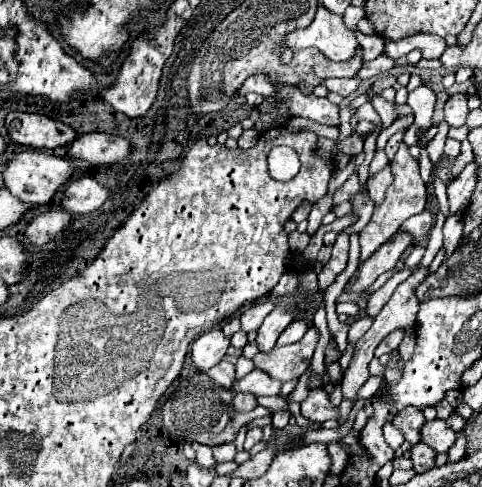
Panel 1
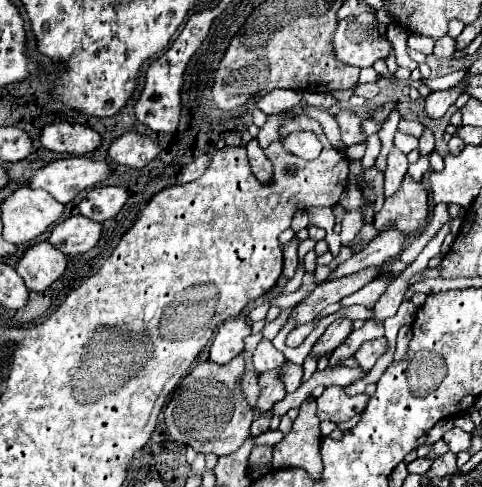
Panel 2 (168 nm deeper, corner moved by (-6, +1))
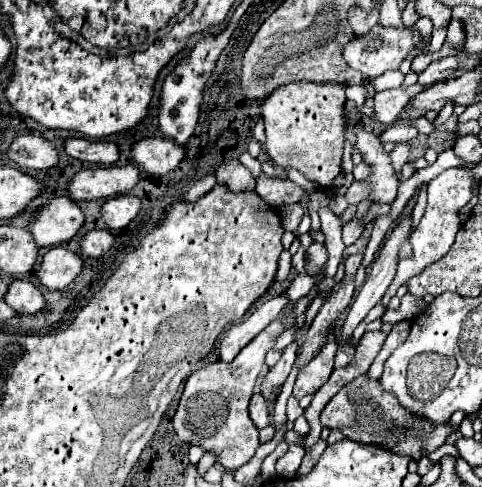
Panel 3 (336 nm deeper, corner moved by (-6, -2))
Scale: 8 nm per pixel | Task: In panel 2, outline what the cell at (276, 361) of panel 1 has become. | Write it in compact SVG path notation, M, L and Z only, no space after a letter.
M336 319L332 325L326 327L324 335L314 343L310 355L318 357L318 359L328 355L328 351L336 349L350 335L350 325L352 325L350 319Z

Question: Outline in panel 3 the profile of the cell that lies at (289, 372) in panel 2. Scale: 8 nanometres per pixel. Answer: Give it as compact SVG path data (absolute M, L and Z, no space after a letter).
M328 338L326 346L308 362L306 368L300 370L296 384L294 384L296 400L320 390L320 386L328 380L328 376L334 370L334 354L336 354L336 342L334 342L334 338Z

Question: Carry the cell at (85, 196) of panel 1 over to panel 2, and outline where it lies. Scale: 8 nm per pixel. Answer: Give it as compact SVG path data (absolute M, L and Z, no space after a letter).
M100 185L88 191L88 195L78 203L78 209L84 217L102 223L116 217L126 199L128 199L126 189L114 185Z

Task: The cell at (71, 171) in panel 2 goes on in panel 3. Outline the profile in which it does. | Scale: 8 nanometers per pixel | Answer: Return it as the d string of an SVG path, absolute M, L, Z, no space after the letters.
M136 164L80 170L68 186L72 200L98 200L130 192L140 180Z

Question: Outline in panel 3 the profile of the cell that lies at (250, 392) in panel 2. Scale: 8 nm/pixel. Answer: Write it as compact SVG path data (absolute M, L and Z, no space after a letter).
M254 394L250 400L250 418L254 422L254 426L266 428L270 424L270 414L268 414L268 402L262 398L262 394Z

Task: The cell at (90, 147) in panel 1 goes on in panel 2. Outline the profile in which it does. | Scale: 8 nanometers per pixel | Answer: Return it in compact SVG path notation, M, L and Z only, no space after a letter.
M124 133L122 137L112 141L108 149L108 157L116 165L128 165L128 167L142 169L148 161L152 161L158 155L158 151L160 147L148 135Z

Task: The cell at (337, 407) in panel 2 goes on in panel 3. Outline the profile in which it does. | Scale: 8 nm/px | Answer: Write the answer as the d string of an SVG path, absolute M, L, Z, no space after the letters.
M368 374L358 376L354 382L344 386L322 410L322 426L330 430L340 430L346 438L358 440L362 444L380 444L380 448L388 448L390 452L408 456L410 460L420 460L426 454L438 450L446 438L452 434L450 420L444 424L424 422L414 412L404 410L392 392L380 388L380 380L370 380Z

